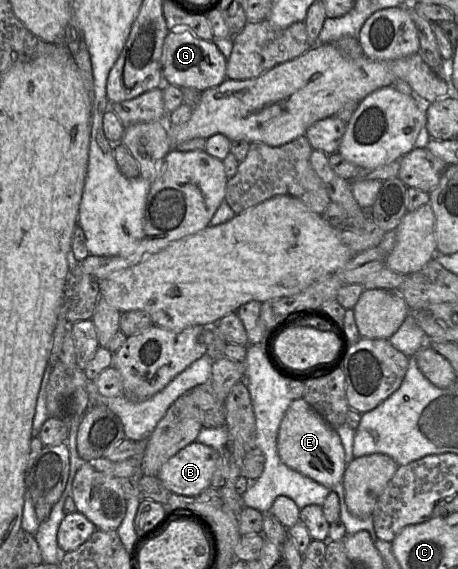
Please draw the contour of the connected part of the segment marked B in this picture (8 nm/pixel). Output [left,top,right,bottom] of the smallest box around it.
[157,441,219,496]

